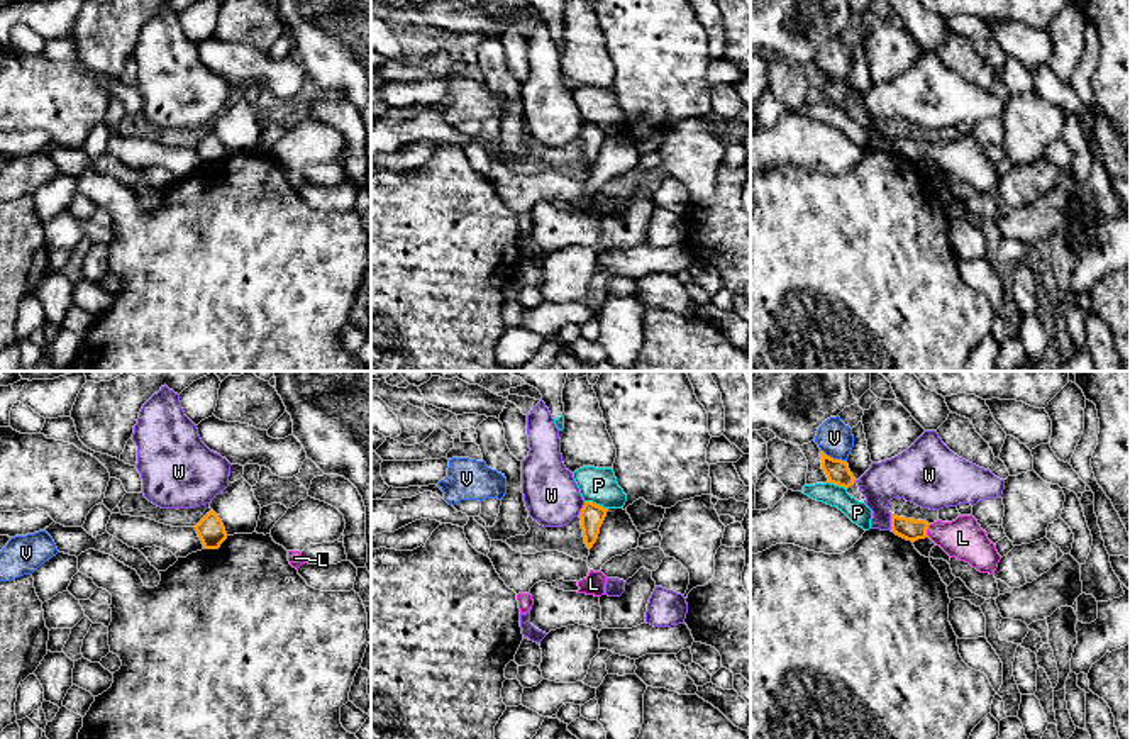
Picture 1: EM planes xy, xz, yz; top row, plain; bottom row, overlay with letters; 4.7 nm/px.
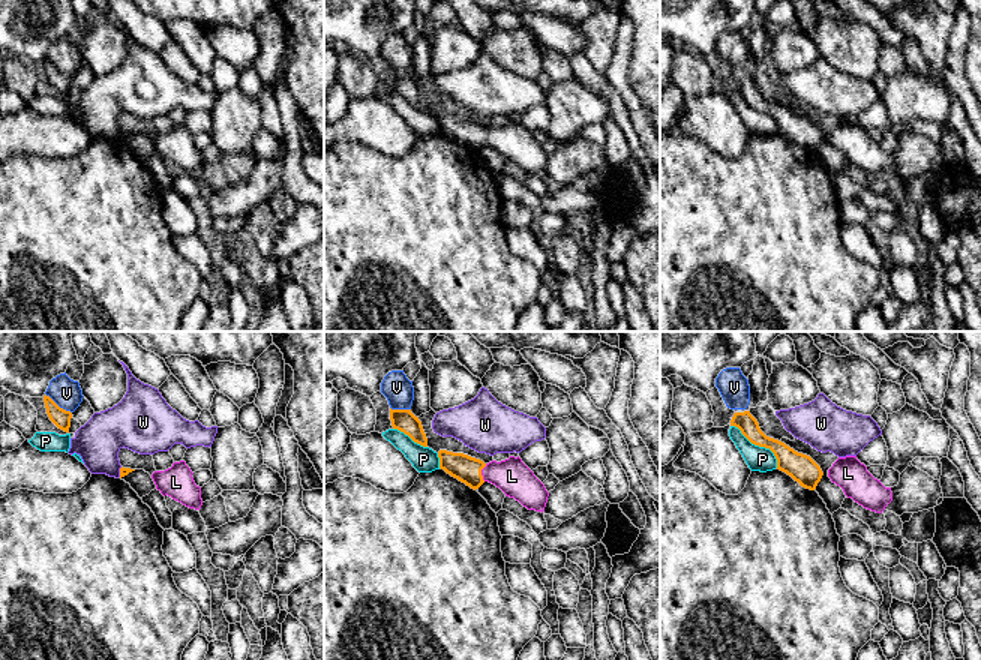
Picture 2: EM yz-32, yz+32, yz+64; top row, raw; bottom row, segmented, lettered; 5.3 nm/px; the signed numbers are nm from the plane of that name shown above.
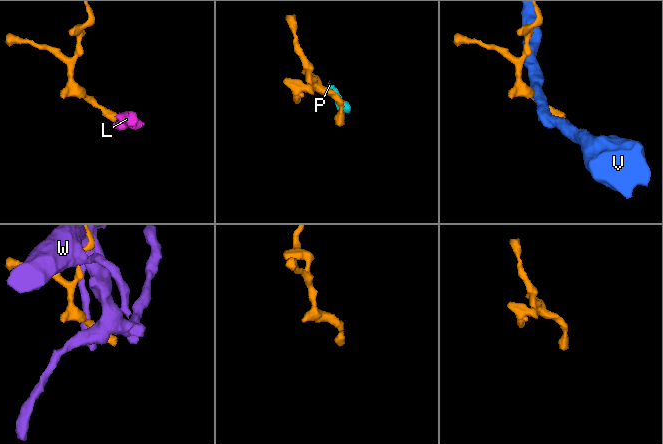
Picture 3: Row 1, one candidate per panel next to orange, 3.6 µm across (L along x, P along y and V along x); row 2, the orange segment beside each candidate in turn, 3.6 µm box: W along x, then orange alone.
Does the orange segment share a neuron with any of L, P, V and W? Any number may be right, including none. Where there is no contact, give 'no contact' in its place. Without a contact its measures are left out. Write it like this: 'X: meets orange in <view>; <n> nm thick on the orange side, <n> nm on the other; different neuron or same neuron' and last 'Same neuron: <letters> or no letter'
L: meets orange in yz; 110 nm thick on the orange side, 190 nm on the other; same neuron
P: meets orange in xz; 120 nm thick on the orange side, 170 nm on the other; different neuron
V: meets orange in yz; 120 nm thick on the orange side, 170 nm on the other; different neuron
W: meets orange in yz; 110 nm thick on the orange side, 240 nm on the other; different neuron
Same neuron: L

